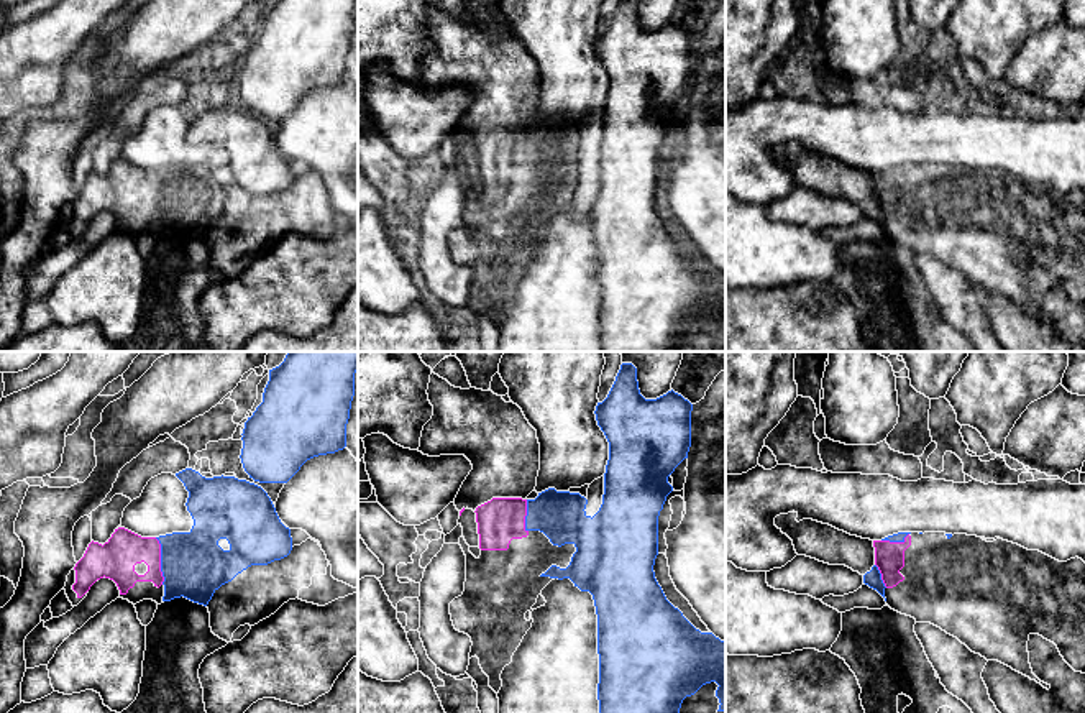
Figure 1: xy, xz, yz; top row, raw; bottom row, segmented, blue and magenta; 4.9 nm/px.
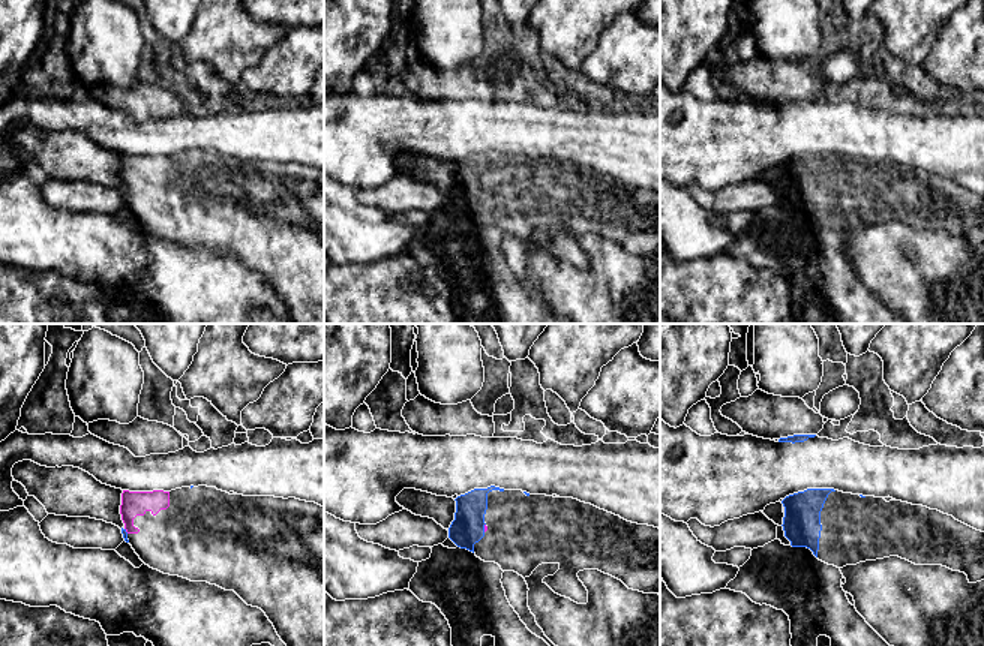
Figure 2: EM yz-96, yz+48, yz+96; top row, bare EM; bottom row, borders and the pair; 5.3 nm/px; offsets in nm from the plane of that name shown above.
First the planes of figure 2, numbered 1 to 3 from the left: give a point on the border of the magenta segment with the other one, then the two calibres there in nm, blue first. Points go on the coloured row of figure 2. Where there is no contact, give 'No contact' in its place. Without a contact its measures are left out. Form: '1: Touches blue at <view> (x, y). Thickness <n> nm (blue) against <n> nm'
1: Touches blue at yz-96 (125, 531). Thickness 30 nm (blue) against 130 nm
2: Touches blue at yz+48 (483, 528). Thickness 180 nm (blue) against 20 nm
3: No contact

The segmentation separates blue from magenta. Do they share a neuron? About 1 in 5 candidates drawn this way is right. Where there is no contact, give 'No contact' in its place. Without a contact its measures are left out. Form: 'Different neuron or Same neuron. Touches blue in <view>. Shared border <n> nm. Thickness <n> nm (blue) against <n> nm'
Different neuron. Touches blue in xy. Shared border 240 nm. Thickness 320 nm (blue) against 190 nm

